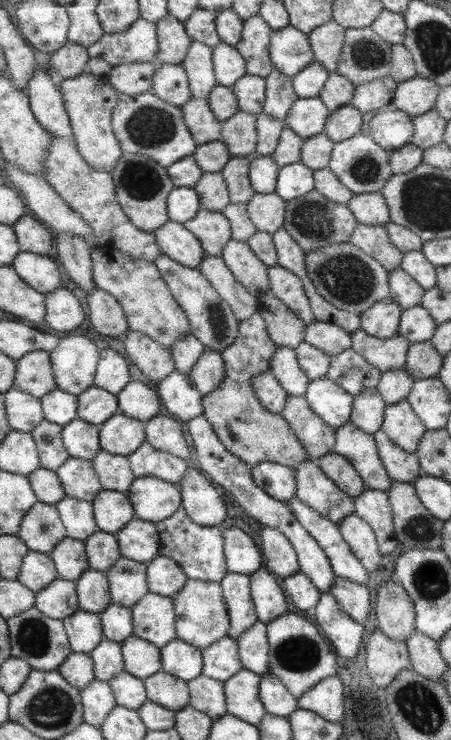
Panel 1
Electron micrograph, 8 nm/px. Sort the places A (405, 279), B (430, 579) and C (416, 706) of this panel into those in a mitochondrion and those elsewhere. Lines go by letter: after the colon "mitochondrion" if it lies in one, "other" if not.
A: other
B: mitochondrion
C: mitochondrion

